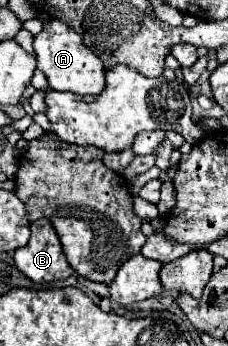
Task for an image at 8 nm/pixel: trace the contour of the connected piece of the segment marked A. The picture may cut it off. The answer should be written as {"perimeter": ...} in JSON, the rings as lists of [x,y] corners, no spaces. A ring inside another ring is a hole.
{"perimeter":[[[47,21],[43,31],[35,37],[37,67],[45,73],[47,83],[55,91],[71,91],[77,95],[99,95],[105,89],[105,67],[103,61],[83,43],[79,33],[75,33],[63,21]]]}

